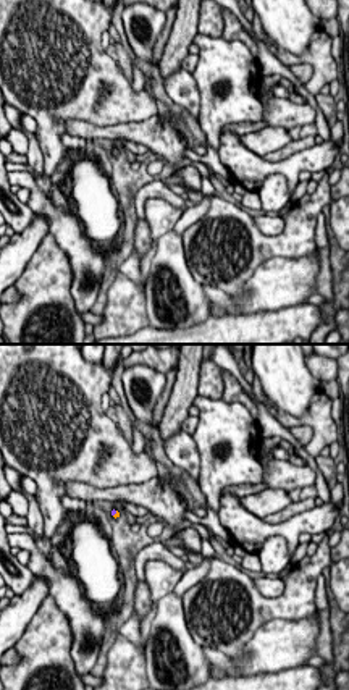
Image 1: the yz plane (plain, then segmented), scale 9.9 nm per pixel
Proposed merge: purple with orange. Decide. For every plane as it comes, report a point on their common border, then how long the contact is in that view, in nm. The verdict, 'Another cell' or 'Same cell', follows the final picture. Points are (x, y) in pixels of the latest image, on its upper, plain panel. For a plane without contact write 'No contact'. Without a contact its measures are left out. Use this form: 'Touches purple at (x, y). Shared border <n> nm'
Touches purple at (115, 151). Shared border 70 nm

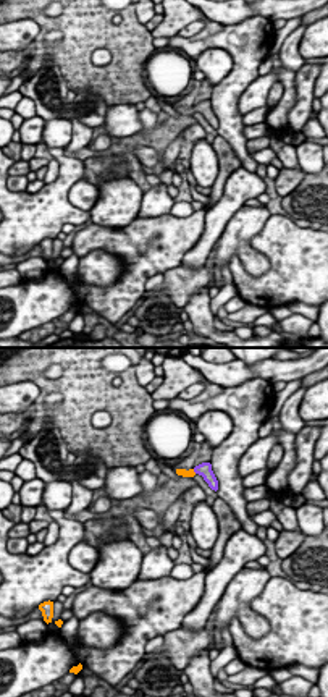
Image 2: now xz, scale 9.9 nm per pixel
Touches purple at (194, 109). Shared border 60 nm

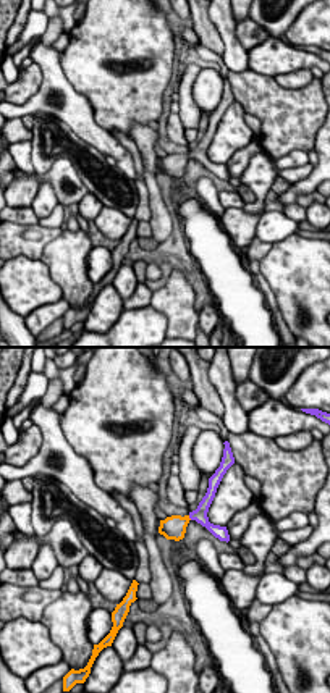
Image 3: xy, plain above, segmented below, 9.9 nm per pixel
Touches purple at (190, 155). Shared border 60 nm

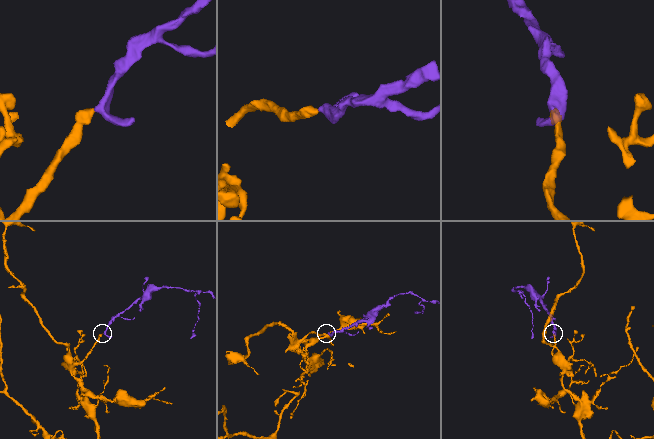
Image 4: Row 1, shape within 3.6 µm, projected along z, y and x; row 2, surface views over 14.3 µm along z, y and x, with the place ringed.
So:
Same cell

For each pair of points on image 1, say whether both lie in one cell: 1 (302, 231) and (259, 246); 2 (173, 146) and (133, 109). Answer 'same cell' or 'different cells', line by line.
1: same cell
2: different cells

